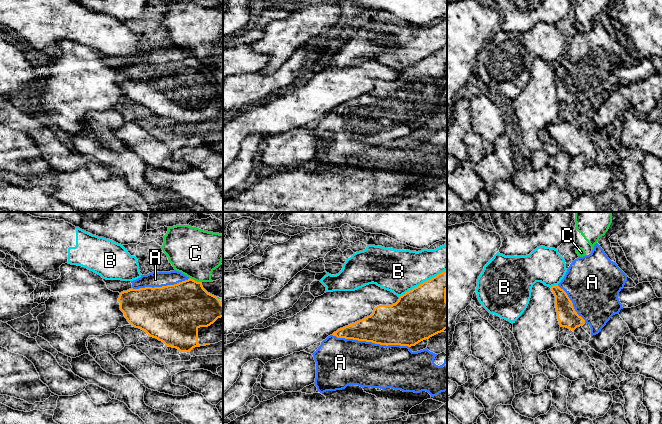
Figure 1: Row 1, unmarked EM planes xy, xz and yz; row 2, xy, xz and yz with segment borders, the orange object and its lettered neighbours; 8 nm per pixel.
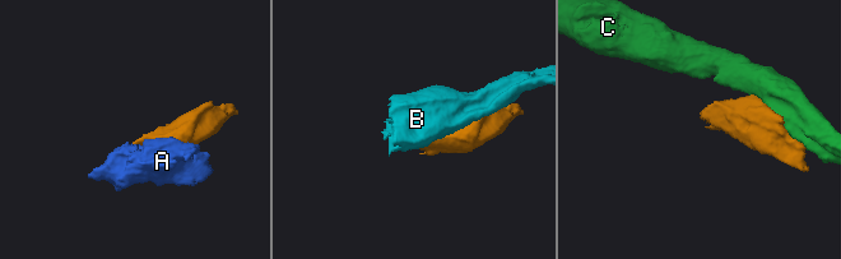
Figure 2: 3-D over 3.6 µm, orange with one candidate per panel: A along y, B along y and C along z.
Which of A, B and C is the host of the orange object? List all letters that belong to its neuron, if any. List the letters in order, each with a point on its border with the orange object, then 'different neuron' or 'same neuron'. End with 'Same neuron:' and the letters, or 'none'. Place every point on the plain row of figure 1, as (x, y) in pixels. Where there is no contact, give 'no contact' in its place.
A: xz (371, 117) | same neuron
B: xz (423, 58) | different neuron
C: xy (194, 56) | different neuron
Same neuron: A

